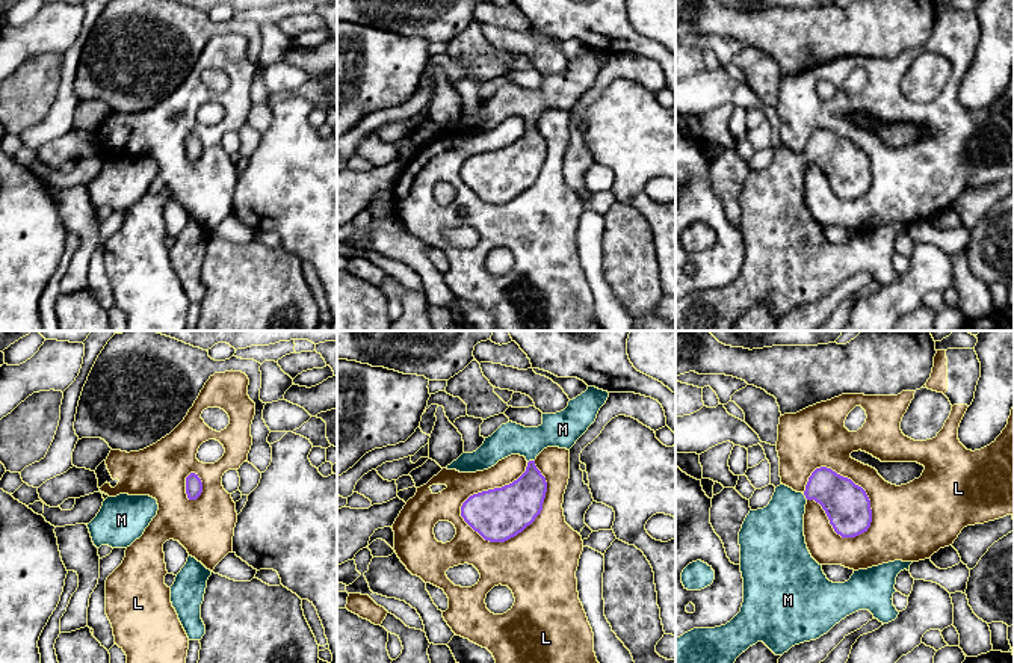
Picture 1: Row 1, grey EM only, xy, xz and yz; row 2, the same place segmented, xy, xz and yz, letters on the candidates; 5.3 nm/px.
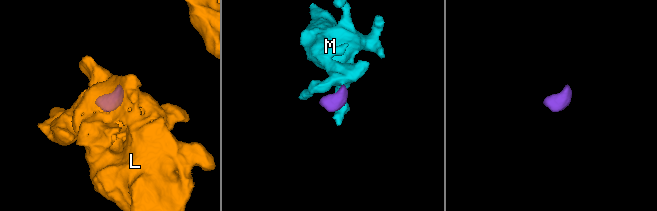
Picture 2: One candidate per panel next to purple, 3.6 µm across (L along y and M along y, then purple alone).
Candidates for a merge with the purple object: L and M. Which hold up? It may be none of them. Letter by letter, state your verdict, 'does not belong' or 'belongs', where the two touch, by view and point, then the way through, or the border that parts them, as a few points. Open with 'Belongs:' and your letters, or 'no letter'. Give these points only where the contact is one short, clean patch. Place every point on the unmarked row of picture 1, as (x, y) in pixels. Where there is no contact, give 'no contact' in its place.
Belongs: M
L: does not belong; meets purple in xz at (538, 175)
M: belongs; meets purple in xz at (531, 123); runs through xz (517, 166), (531, 148), (531, 123), (531, 114), (562, 91)

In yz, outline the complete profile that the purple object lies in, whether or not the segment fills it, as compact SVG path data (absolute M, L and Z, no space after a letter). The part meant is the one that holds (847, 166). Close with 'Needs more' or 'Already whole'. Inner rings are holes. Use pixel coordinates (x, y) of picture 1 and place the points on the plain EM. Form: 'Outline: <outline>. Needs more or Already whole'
Outline: M816 130L804 154L783 145L777 148L769 166L750 172L739 193L743 240L740 273L725 287L694 290L677 299L675 331L730 331L757 304L763 304L775 317L783 317L795 307L819 301L858 272L869 272L883 285L898 279L899 273L892 261L896 239L904 231L910 233L913 224L895 222L854 233L845 245L830 243L805 205L804 175L808 162L822 168L834 193L842 199L855 199L870 189L872 171L866 153L831 130Z. Needs more

